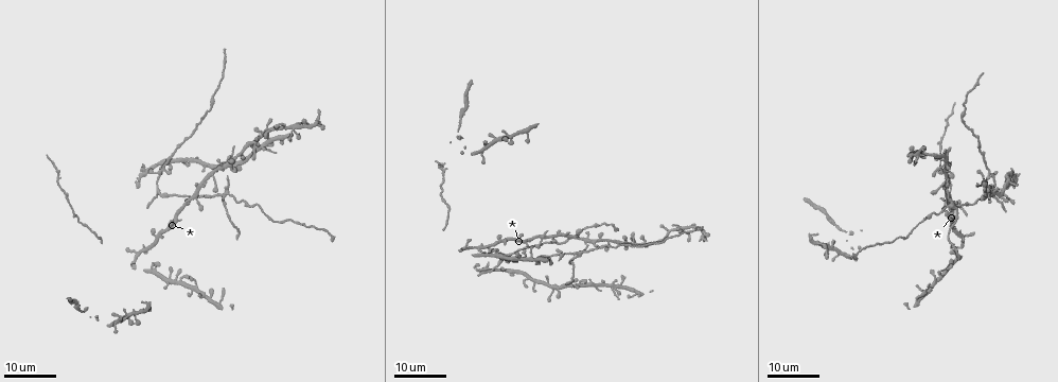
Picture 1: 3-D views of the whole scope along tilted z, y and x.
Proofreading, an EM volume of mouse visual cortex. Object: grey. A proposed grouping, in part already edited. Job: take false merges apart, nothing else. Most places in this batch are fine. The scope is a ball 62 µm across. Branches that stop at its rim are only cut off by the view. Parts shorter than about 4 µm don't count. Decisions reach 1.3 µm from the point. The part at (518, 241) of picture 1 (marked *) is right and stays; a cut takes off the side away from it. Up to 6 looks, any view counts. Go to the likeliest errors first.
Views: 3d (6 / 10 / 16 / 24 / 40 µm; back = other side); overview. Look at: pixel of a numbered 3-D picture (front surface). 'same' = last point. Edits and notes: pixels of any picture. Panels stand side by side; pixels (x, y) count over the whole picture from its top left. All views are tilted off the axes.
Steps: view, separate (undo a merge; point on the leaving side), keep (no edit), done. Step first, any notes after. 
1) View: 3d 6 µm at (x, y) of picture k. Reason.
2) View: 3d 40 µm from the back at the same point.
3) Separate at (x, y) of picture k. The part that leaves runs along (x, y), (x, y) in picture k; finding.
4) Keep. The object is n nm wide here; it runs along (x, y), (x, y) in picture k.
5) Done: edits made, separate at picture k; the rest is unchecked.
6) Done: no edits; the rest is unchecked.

View: 3d 16 µm at (228, 193) of picture 1.

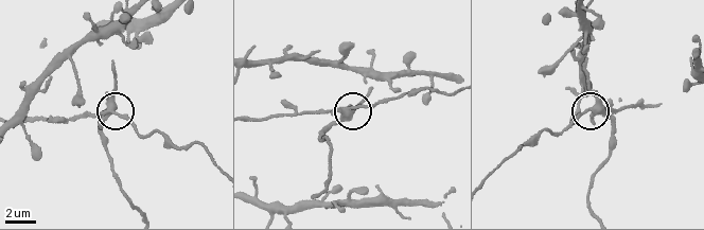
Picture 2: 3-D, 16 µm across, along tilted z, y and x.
View: 3d 6 µm at (349, 109) of picture 2.

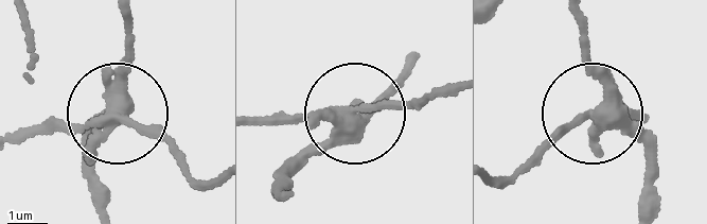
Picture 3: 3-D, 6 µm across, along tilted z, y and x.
Separate at (305, 164) of picture 3. A second cell is stuck on.

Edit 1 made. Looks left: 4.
View: 3d 16 µm at (541, 237) of picture 1. Four arms meet.

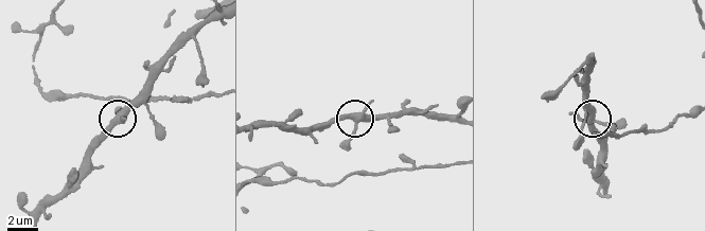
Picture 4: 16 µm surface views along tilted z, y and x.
View: 3d 6 µm at (595, 122) of picture 4. Zoom in.

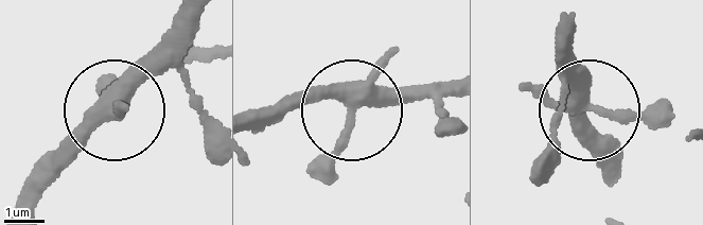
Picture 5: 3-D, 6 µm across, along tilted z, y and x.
Keep. It runs along (20, 205), (181, 48) in picture 5; continuous, no second cell.

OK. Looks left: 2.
View: 3d 24 µm at (156, 194) of picture 1. Three arms meet.

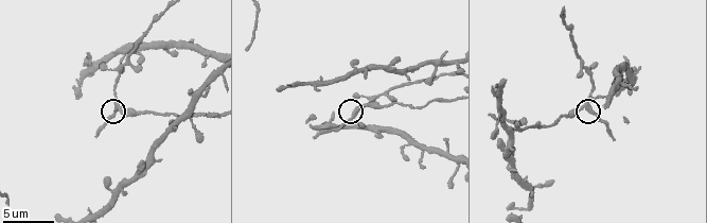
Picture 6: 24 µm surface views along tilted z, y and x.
View: 3d 10 µm at (588, 110) of picture 6.

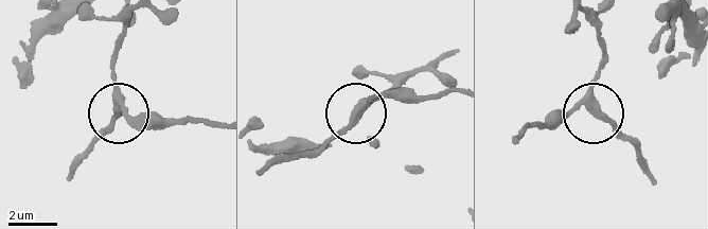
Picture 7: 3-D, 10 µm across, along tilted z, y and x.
Keep. 3 arms meet here; it runs along (453, 88), (414, 99), (381, 95), (311, 155) in picture 7; all the same cell.

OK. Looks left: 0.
Done: edits made, separate at picture 3; the rest is unchecked.

